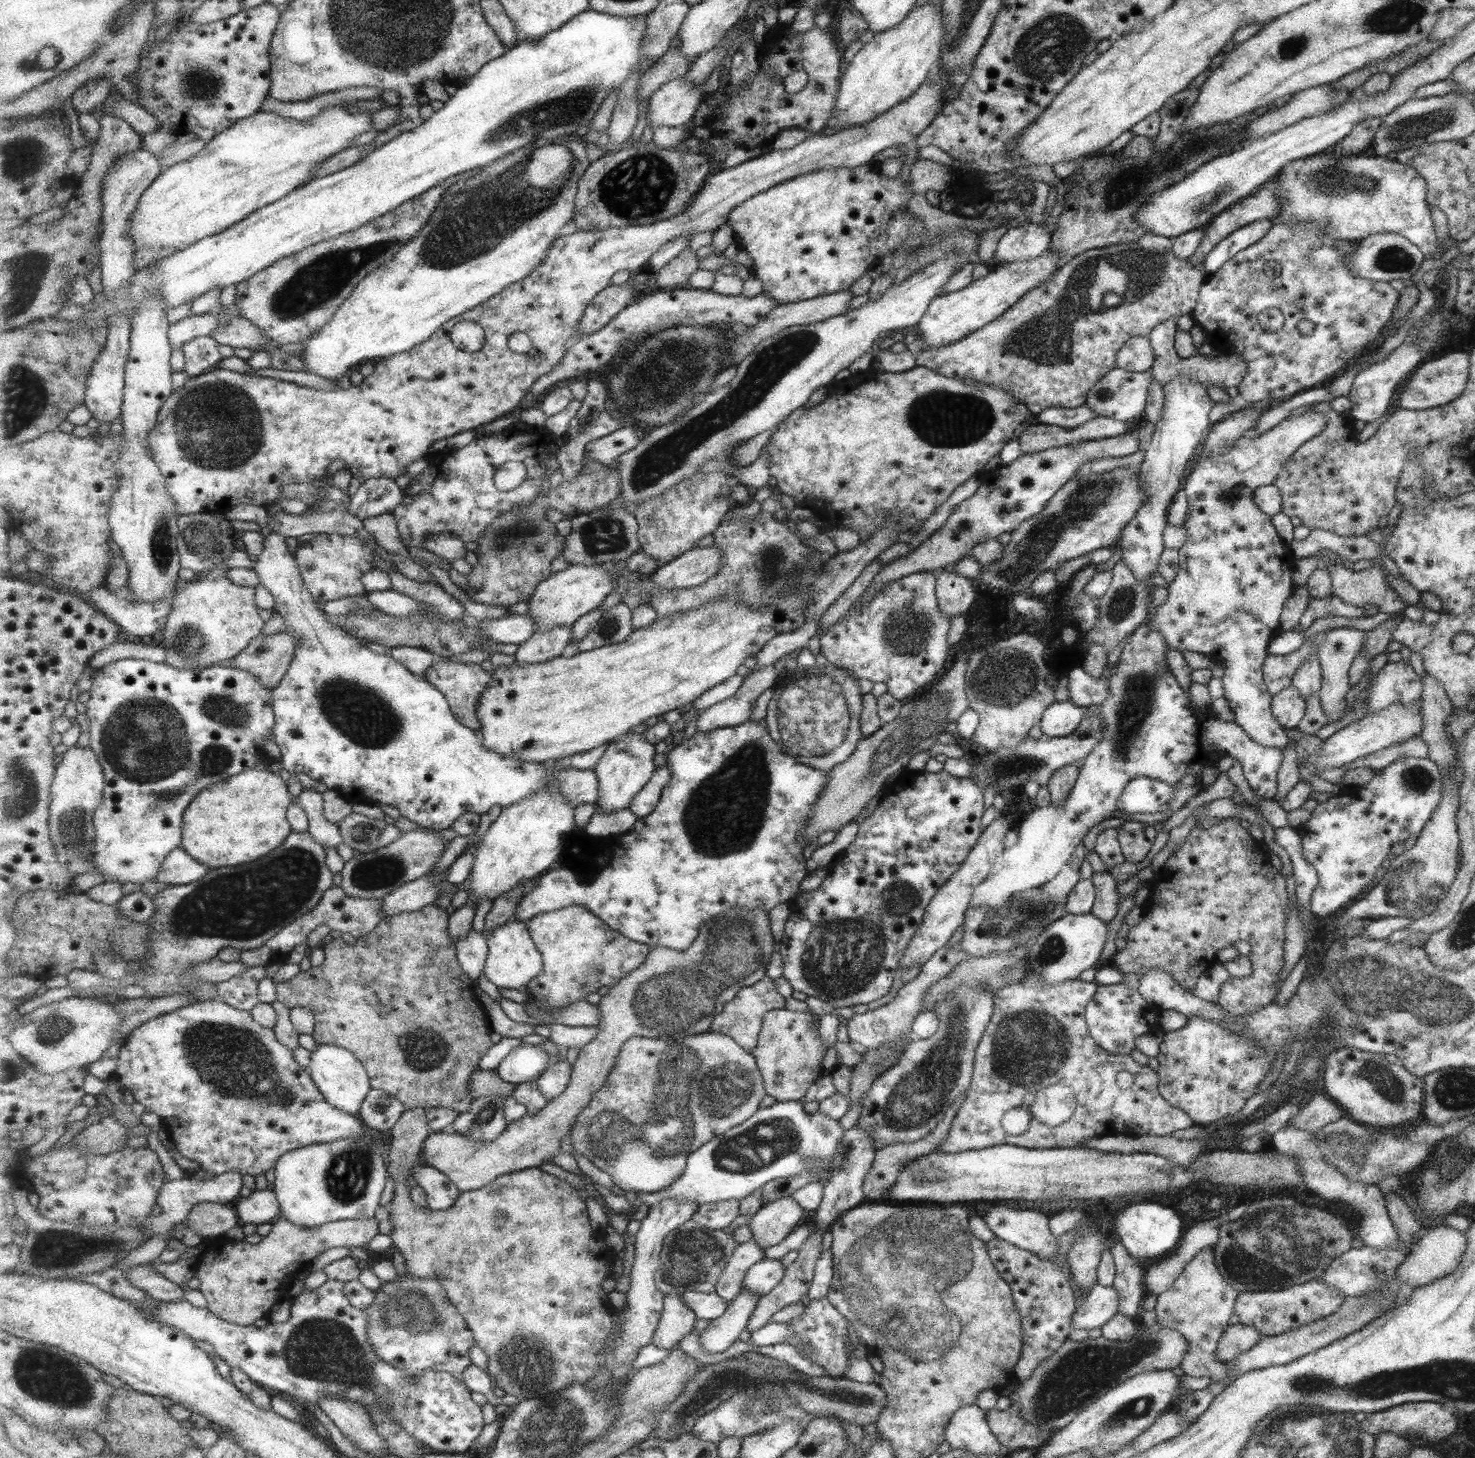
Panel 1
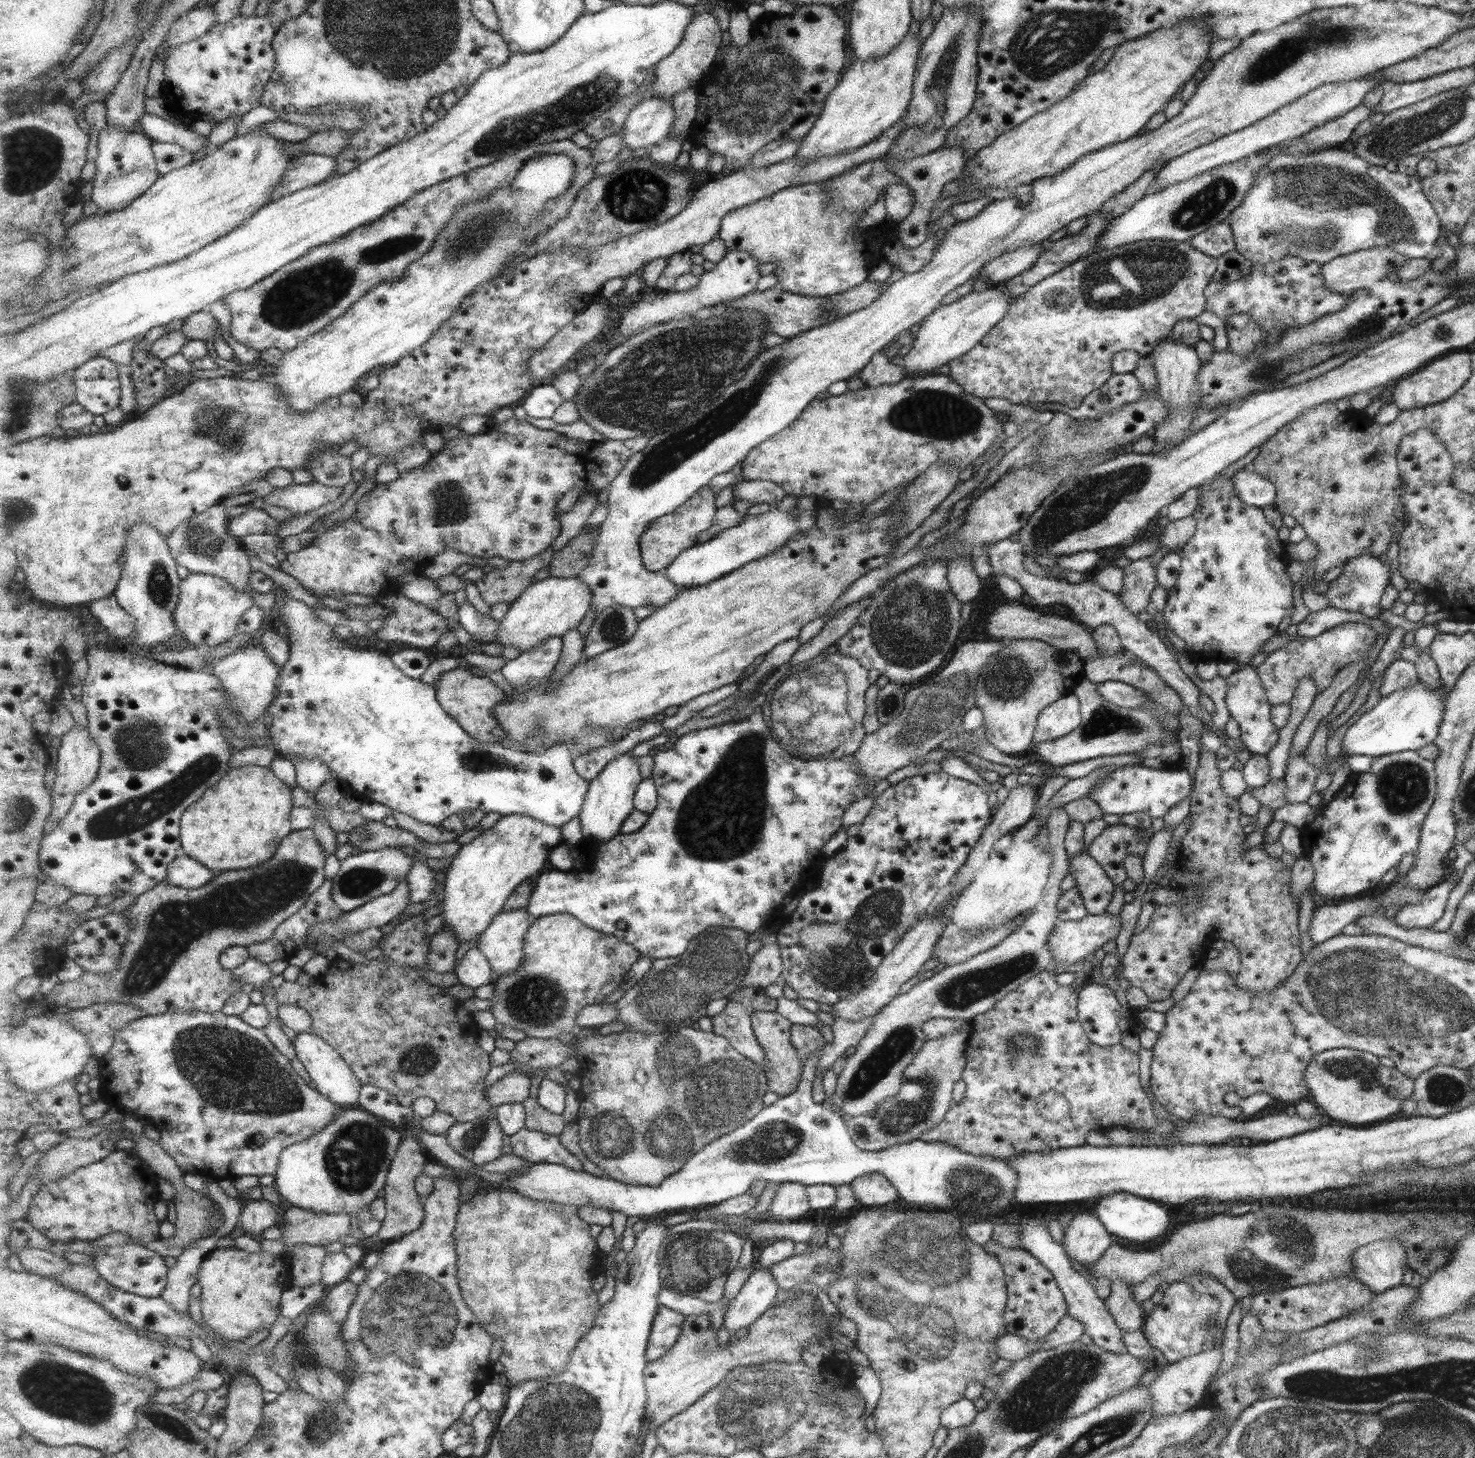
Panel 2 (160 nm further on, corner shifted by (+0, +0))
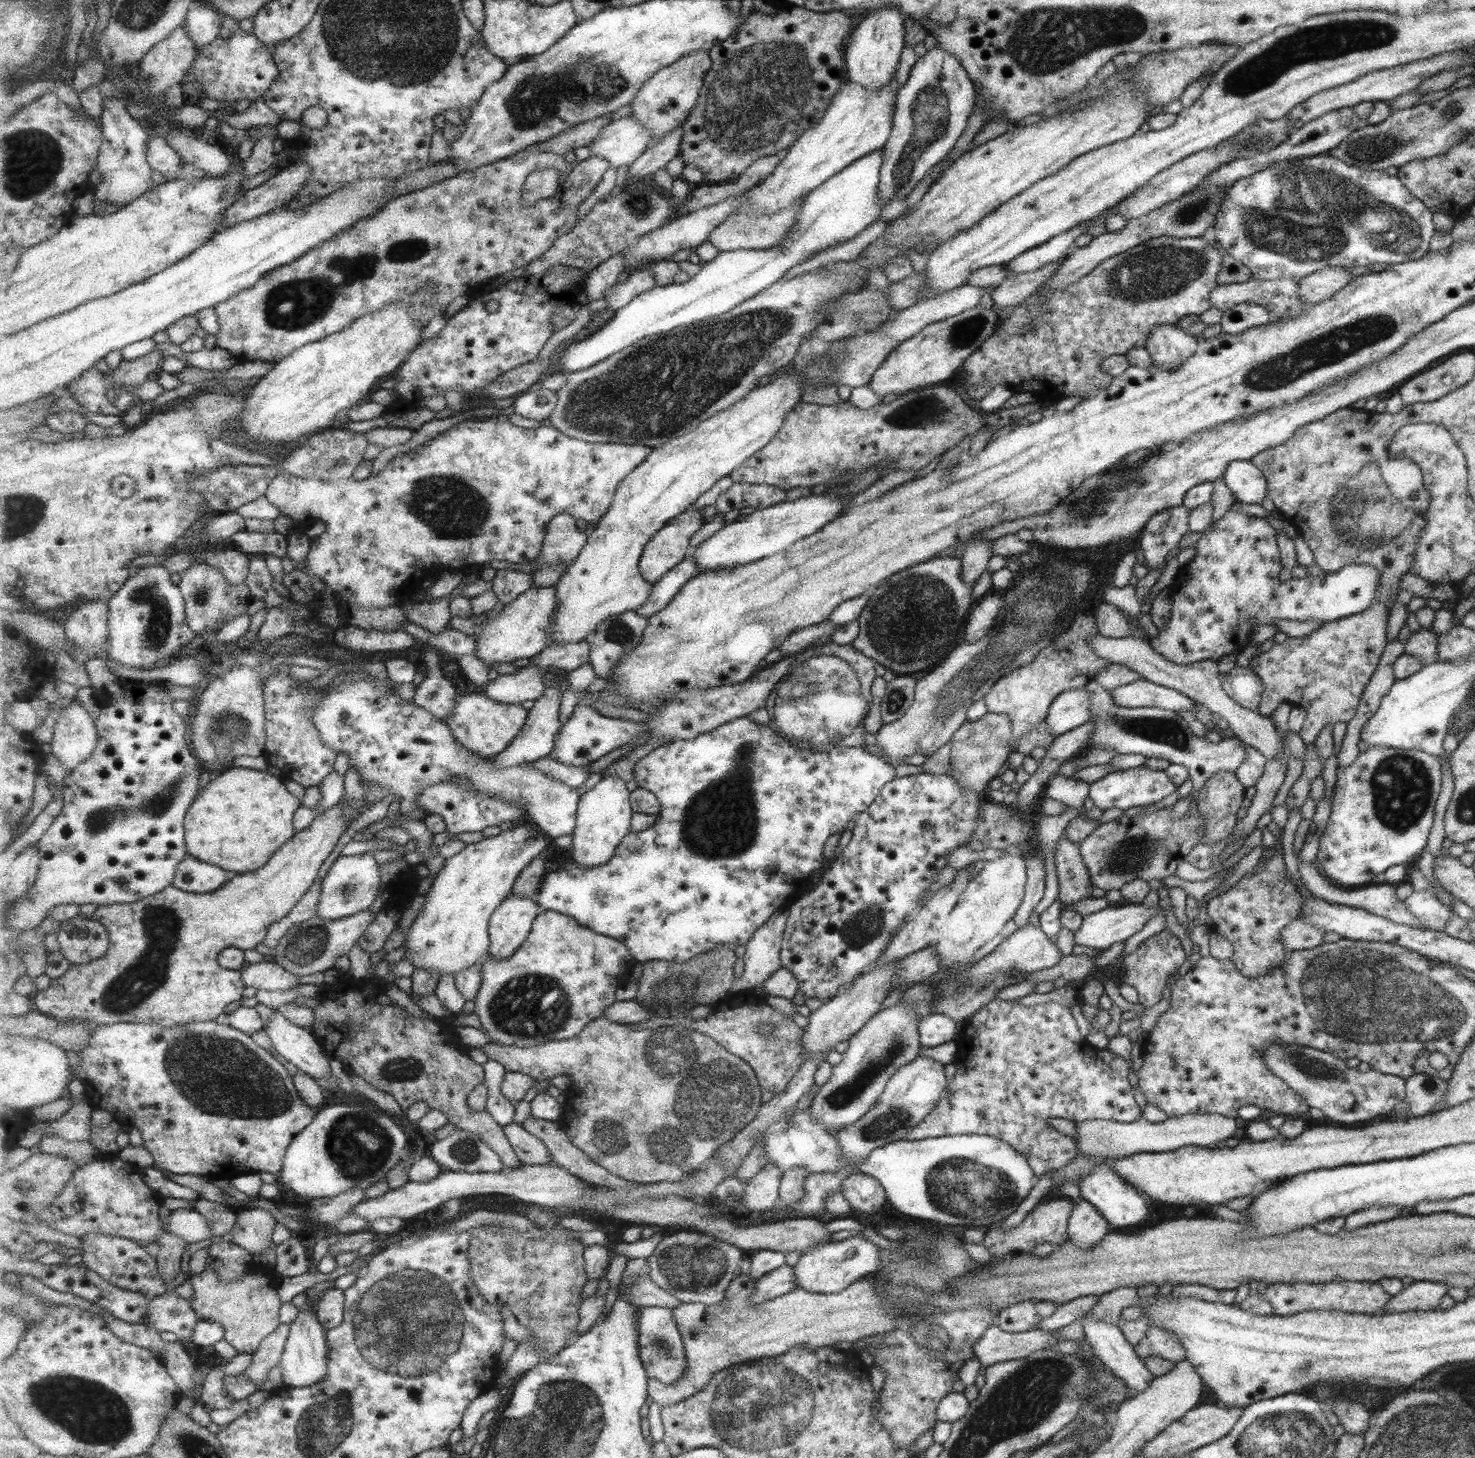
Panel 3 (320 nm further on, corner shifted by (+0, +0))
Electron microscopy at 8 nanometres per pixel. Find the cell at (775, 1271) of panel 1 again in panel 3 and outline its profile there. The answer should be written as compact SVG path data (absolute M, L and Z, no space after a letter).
M852 1235L839 1242L818 1242L808 1252L800 1255L795 1267L797 1284L806 1291L831 1294L847 1288L849 1284L865 1275L880 1270L880 1247L859 1235Z

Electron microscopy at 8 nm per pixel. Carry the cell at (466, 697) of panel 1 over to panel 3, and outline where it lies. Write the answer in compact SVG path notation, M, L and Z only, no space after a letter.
M482 692L458 694L456 709L445 723L449 724L458 742L483 758L492 758L507 750L509 745L520 736L520 732L525 729L525 724L529 719L529 711L521 705L495 702Z

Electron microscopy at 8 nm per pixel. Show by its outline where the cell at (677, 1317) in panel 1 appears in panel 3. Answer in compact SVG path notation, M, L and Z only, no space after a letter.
M662 1306L641 1307L638 1310L638 1337L640 1357L647 1369L648 1378L656 1378L663 1384L676 1384L685 1374L687 1354L684 1339L680 1333L674 1312Z

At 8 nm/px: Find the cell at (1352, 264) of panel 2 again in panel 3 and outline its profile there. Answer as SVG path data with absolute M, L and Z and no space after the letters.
M1325 266L1300 278L1296 282L1298 300L1302 304L1314 305L1331 298L1333 293L1343 289L1345 284L1353 280L1354 276L1349 275L1346 269L1342 266Z

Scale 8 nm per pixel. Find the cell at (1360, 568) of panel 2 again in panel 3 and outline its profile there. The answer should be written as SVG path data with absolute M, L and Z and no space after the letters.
M1228 510L1221 519L1218 519L1215 523L1210 522L1210 525L1203 529L1201 534L1201 537L1194 543L1196 546L1194 559L1178 571L1178 578L1176 579L1174 587L1171 589L1170 599L1172 602L1169 620L1167 620L1167 624L1163 626L1163 630L1158 630L1159 634L1157 634L1155 638L1149 638L1149 647L1161 655L1162 658L1173 663L1173 665L1187 665L1205 660L1213 660L1216 662L1221 656L1225 656L1225 654L1231 654L1231 652L1239 653L1241 649L1251 644L1251 636L1253 636L1255 626L1269 626L1273 620L1299 622L1315 620L1329 623L1351 617L1353 614L1359 614L1359 612L1367 610L1367 606L1370 606L1371 601L1375 600L1375 590L1377 590L1377 586L1379 586L1378 570L1367 564L1348 564L1342 566L1337 572L1326 573L1326 575L1321 578L1311 578L1308 576L1306 579L1289 580L1279 584L1279 582L1277 582L1277 572L1281 570L1281 564L1279 564L1279 554L1277 554L1277 544L1275 544L1275 529L1271 528L1263 518L1249 516L1248 514L1238 512L1238 510Z

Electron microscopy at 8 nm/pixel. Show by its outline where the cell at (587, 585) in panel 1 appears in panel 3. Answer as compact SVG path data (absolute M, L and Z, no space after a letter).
M534 587L479 626L461 617L452 617L450 623L452 629L469 636L476 636L477 657L485 663L487 669L493 669L495 665L511 664L515 660L534 658L543 653L545 648L551 645L551 624L553 624L557 606L559 602L557 602L556 587L541 589Z

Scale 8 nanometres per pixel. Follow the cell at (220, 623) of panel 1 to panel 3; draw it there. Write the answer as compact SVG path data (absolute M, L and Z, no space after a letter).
M195 563L181 574L178 586L186 601L186 617L191 630L197 631L202 636L205 632L217 632L231 619L247 615L249 606L253 604L249 586L241 582L235 586L225 578L220 568L215 568L208 563Z

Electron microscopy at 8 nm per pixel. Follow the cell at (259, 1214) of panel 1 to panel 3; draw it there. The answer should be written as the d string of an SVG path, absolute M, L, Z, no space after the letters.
M259 1208L245 1209L237 1225L231 1229L231 1240L253 1254L269 1250L273 1244L276 1220L271 1213Z

